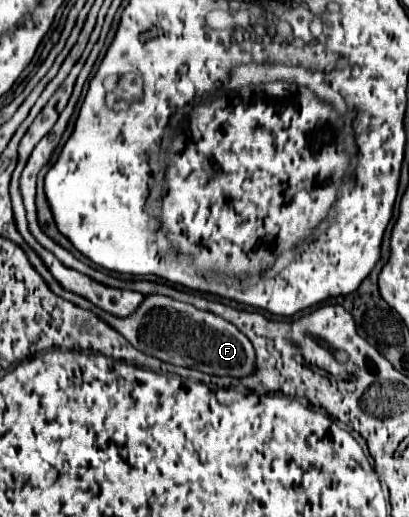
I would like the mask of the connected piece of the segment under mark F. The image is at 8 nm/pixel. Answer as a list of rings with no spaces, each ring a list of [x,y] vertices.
[[[67,289],[61,291],[61,297],[67,301],[73,301],[75,305],[81,305],[83,309],[91,309],[95,315],[99,315],[103,321],[107,321],[113,329],[117,329],[135,349],[143,351],[145,355],[153,355],[161,361],[199,369],[209,375],[233,375],[233,377],[247,377],[255,369],[255,353],[249,339],[237,331],[235,325],[225,321],[223,317],[193,307],[191,303],[183,303],[179,299],[151,293],[143,297],[143,303],[137,307],[135,313],[127,317],[115,317],[111,313],[105,313],[103,309],[97,309],[91,301],[85,297],[81,299],[77,293],[71,293]]]

